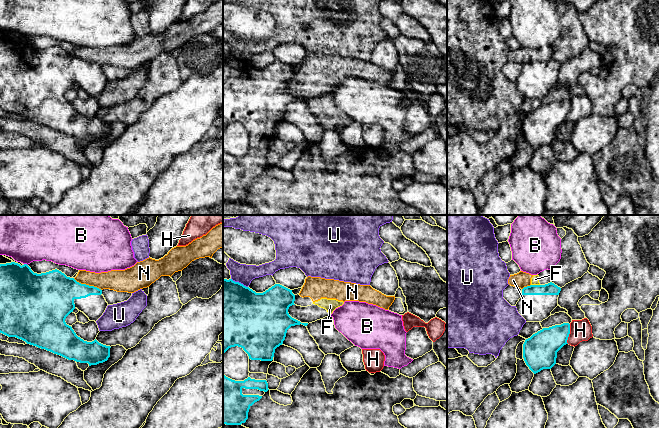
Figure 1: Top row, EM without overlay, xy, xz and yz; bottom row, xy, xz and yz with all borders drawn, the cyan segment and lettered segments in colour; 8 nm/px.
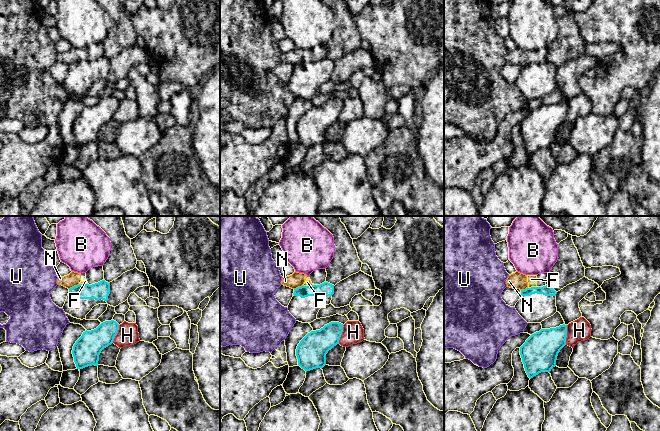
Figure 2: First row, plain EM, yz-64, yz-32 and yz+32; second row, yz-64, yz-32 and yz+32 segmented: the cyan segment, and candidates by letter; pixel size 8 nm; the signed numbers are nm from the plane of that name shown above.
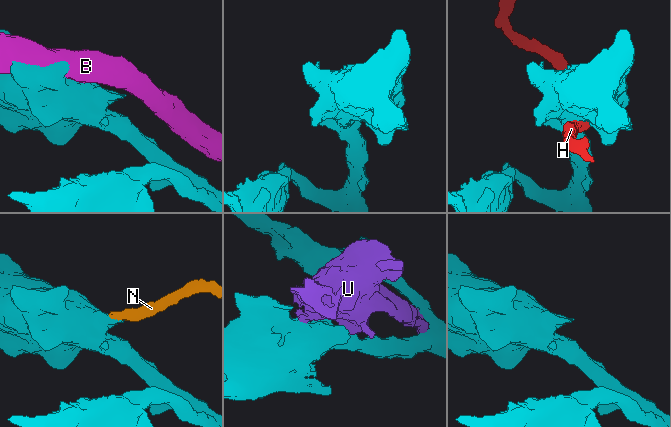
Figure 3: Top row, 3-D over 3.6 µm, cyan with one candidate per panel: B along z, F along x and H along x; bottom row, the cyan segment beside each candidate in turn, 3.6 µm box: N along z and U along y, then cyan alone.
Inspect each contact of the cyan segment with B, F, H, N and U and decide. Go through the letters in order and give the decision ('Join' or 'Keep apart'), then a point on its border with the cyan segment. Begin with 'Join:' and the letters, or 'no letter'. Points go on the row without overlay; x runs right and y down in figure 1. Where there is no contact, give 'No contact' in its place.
Join: no letter
B: Keep apart. Touches cyan at xy (26, 40)
F: Keep apart. Touches cyan at yz (535, 61)
H: Keep apart. Touches cyan at yz (569, 109)
N: Keep apart. Touches cyan at xy (87, 61)
U: Keep apart. Touches cyan at xz (238, 58)

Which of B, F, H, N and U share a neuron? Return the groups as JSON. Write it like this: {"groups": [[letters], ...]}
{"groups": [["B"], ["F", "N"], ["H"], ["U"]]}

